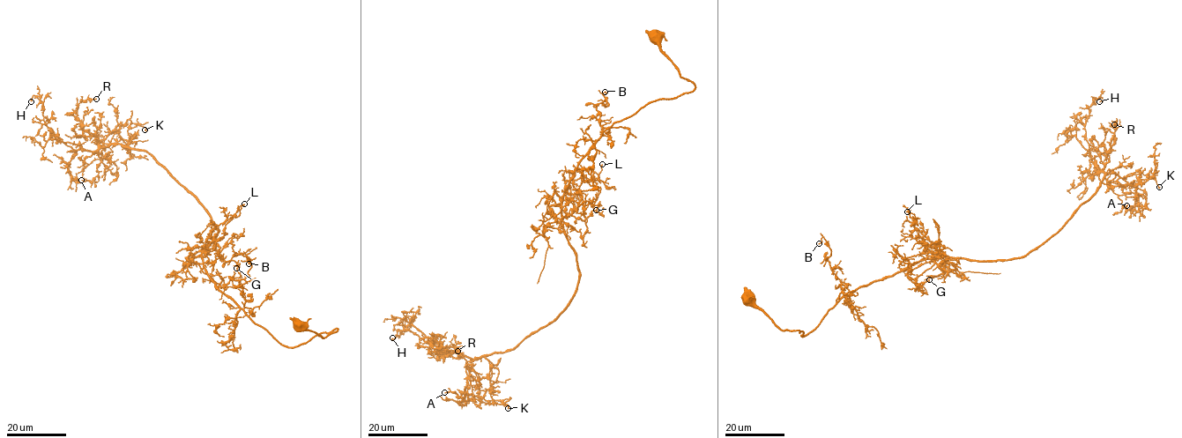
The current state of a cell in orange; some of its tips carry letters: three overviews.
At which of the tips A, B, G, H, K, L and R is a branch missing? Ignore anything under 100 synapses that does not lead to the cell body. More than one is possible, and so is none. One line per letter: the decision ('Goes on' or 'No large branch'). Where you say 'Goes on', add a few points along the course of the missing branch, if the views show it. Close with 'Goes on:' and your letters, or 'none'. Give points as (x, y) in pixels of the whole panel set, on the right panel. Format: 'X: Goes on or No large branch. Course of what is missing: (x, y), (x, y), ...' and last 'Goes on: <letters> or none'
A: No large branch
B: No large branch
G: No large branch
H: No large branch
K: No large branch
L: No large branch
R: No large branch
Goes on: none

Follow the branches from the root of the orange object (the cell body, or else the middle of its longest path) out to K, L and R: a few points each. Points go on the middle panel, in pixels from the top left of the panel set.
K: (655, 35), (695, 88), (616, 122), (577, 166), (561, 202), (576, 292), (486, 357), (481, 401), (508, 408)
L: (655, 35), (695, 88), (604, 130), (575, 171), (561, 216), (573, 208), (567, 181), (597, 180), (602, 164)
R: (655, 35), (695, 88), (616, 122), (577, 166), (569, 305), (506, 351), (438, 356), (457, 351)

